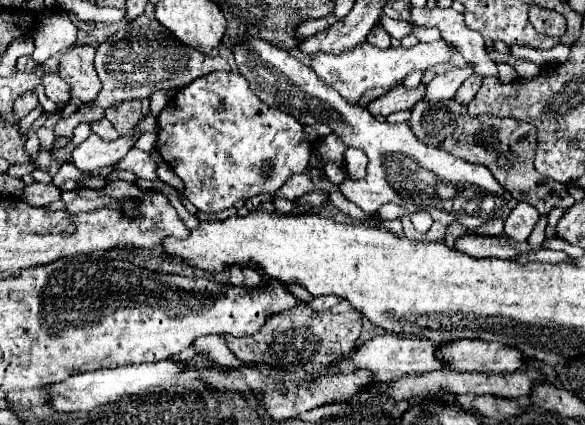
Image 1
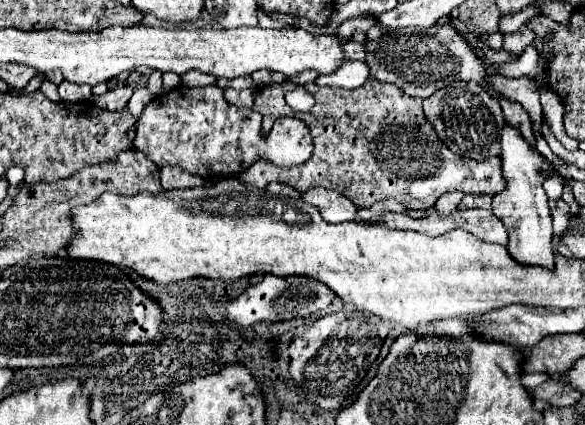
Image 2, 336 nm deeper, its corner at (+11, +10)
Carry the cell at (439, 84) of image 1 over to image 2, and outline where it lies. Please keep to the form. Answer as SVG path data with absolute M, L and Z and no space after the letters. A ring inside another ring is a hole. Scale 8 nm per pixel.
M531 5L531 7L527 7L527 9L523 9L523 11L519 11L519 13L509 13L509 15L503 15L501 19L499 19L499 33L503 33L503 35L507 35L507 33L515 33L527 19L531 19L531 17L535 17L539 11Z

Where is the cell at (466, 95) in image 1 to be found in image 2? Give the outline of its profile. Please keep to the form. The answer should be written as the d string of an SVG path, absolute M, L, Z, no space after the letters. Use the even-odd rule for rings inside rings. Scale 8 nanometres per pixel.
M521 27L519 31L503 37L503 51L511 55L519 55L527 45L531 45L531 41L533 41L533 31L527 27Z

